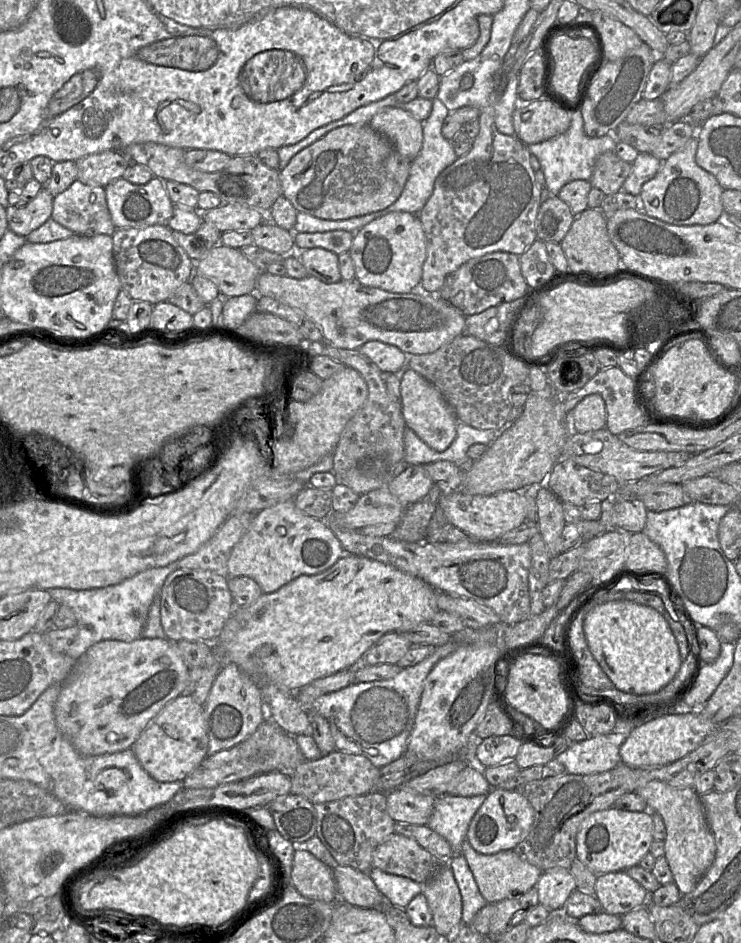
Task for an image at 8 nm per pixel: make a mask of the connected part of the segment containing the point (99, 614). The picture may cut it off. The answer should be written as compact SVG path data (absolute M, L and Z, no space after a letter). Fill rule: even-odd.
M178 562L165 567L142 571L119 584L90 590L53 588L46 590L53 601L70 607L77 618L78 635L65 653L77 660L94 644L103 640L132 642L139 639L145 627L148 611L160 593L166 578L178 568Z

